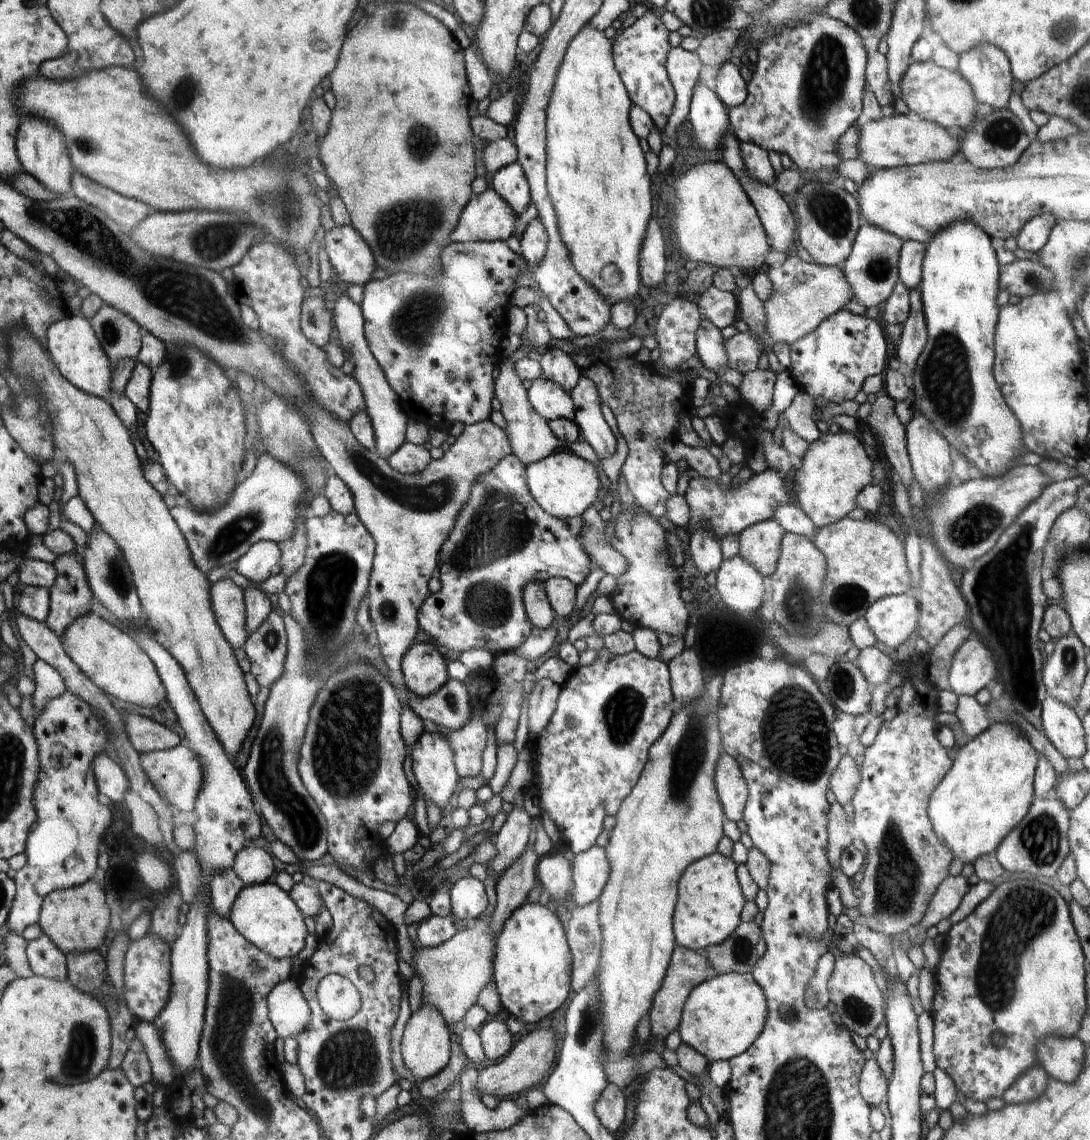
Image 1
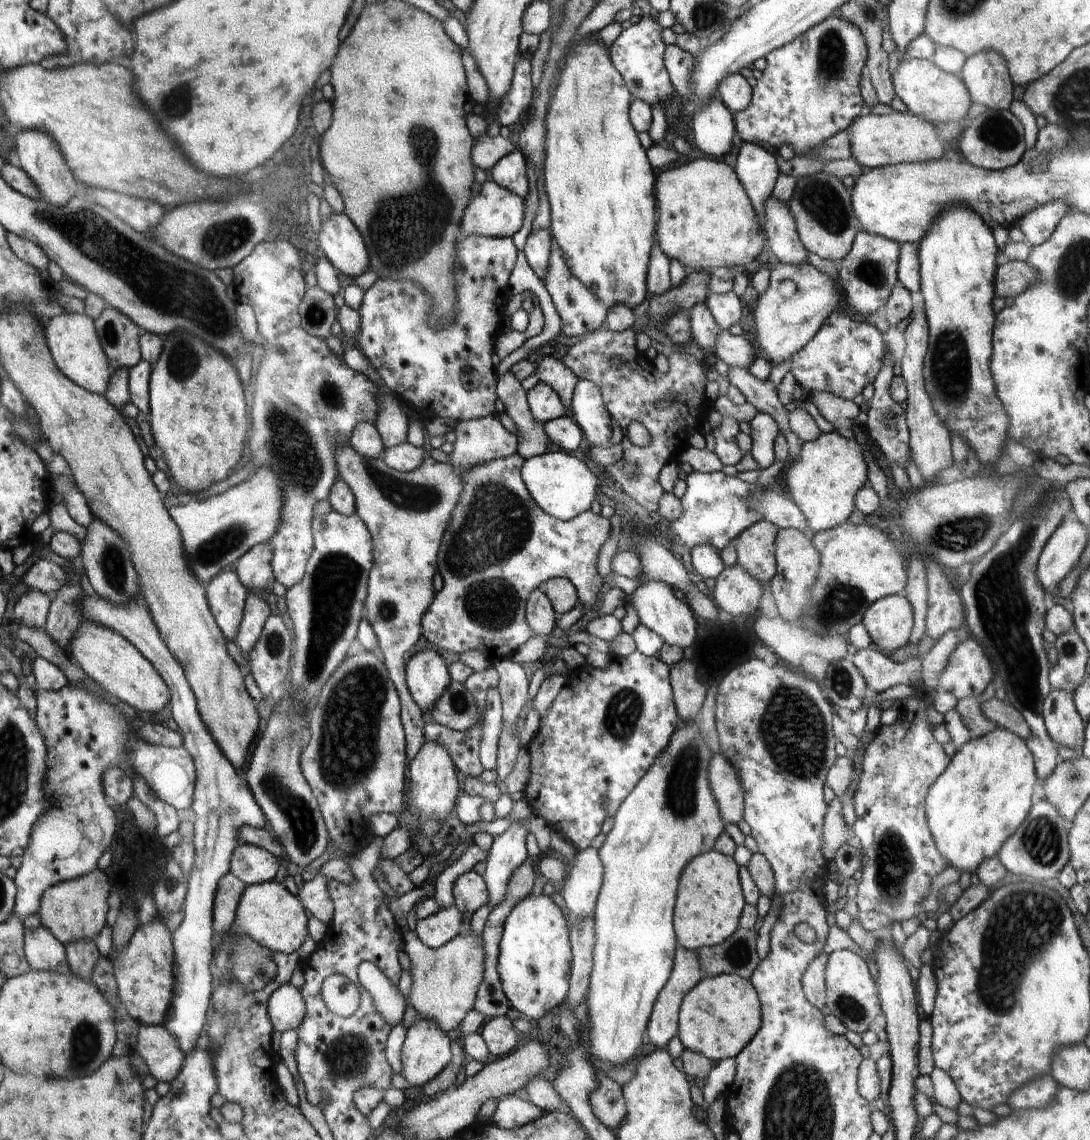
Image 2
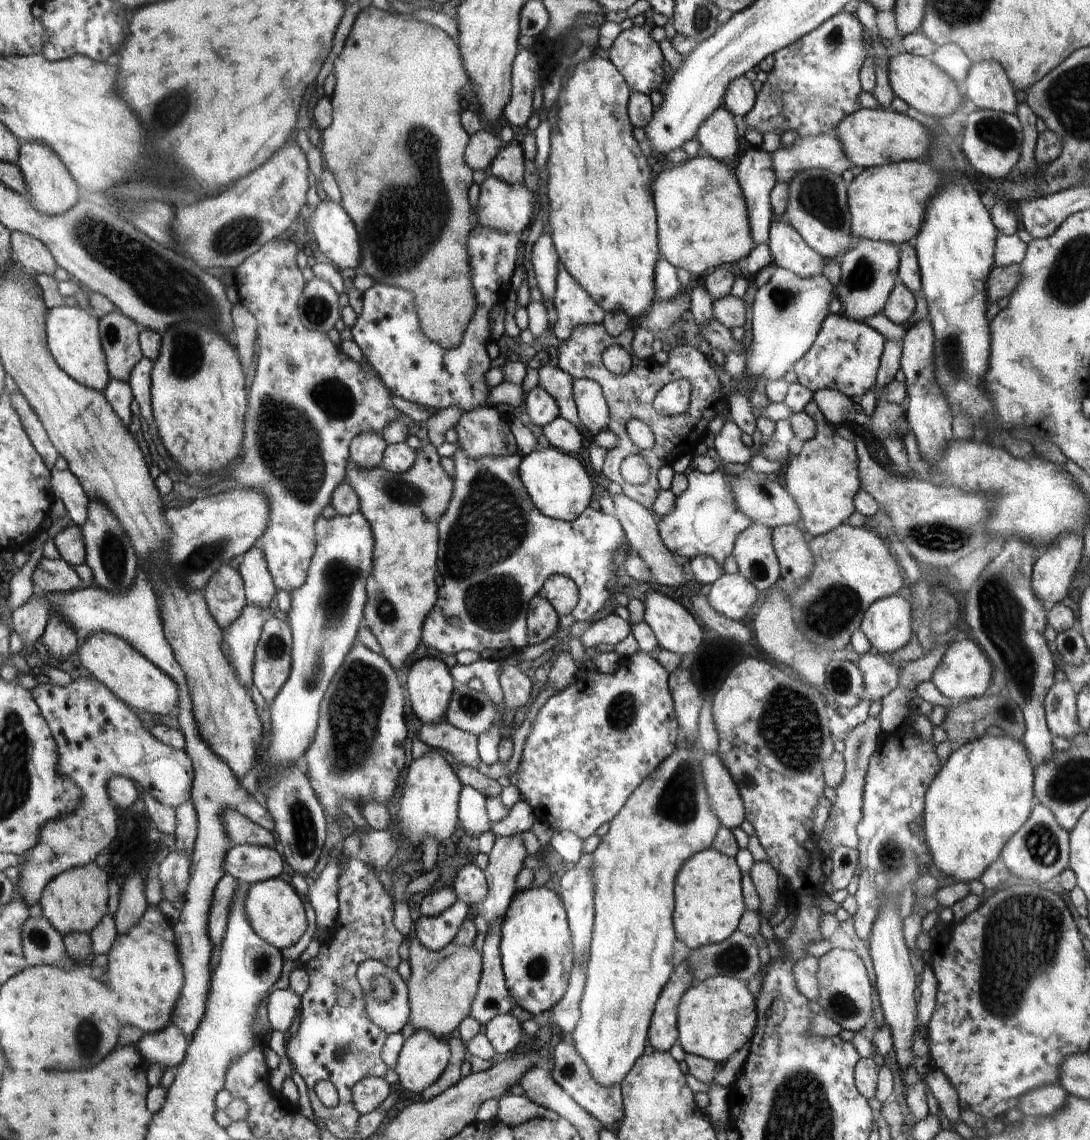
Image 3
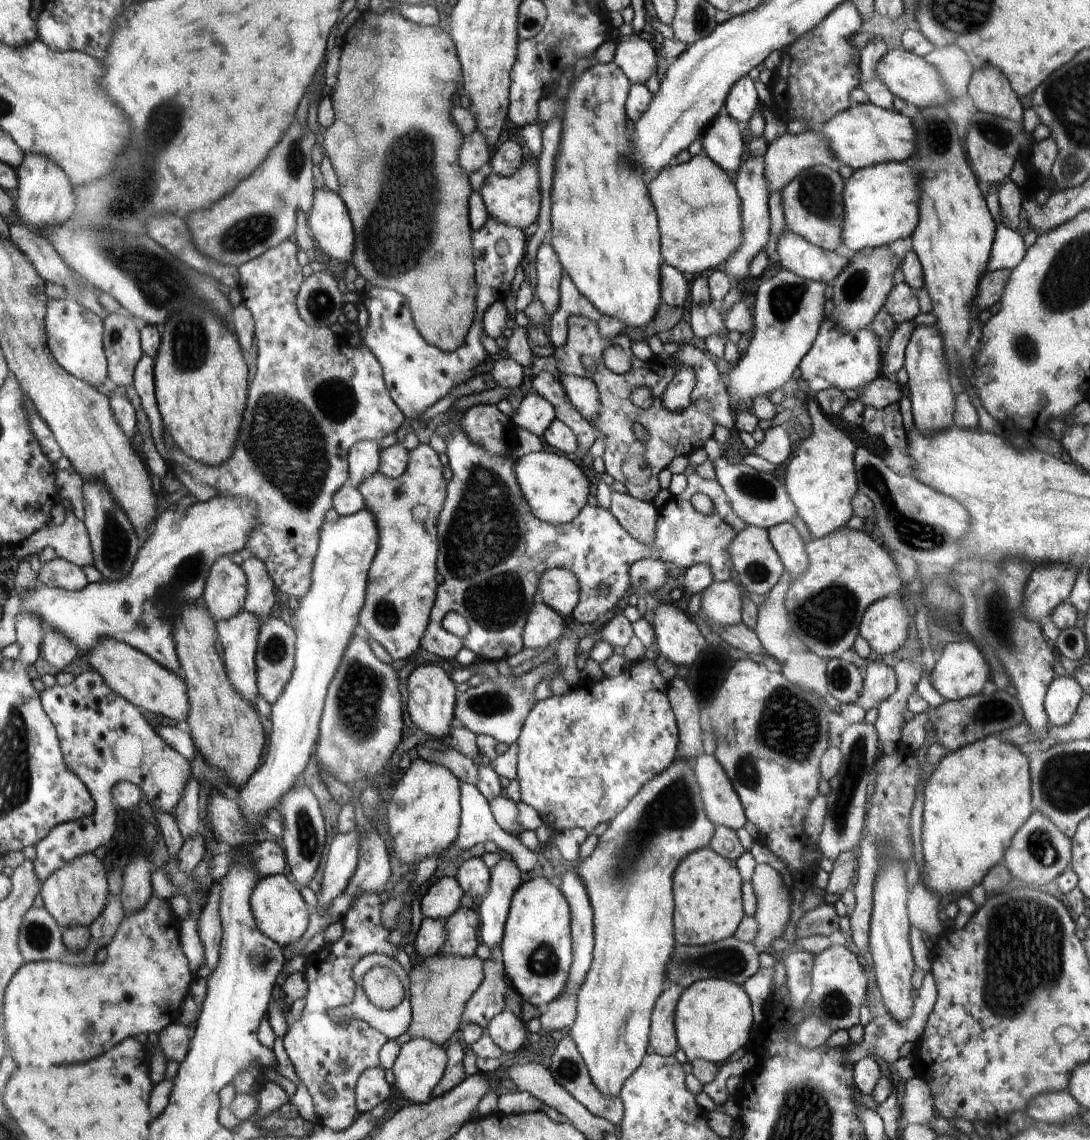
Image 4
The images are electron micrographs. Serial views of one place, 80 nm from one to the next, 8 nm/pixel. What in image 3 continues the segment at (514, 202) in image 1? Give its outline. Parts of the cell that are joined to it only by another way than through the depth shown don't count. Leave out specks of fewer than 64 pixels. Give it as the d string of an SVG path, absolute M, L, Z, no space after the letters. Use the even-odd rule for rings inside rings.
M507 144L490 165L490 174L508 184L522 184L524 181L524 152L521 145Z

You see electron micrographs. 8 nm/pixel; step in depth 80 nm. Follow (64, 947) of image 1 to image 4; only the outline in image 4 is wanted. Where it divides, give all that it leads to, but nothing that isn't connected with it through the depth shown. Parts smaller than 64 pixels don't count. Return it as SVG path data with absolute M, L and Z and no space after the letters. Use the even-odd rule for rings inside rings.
M94 853L80 858L56 871L41 888L41 896L50 914L56 918L62 928L70 926L87 927L92 924L106 906L108 900L108 882L106 870Z

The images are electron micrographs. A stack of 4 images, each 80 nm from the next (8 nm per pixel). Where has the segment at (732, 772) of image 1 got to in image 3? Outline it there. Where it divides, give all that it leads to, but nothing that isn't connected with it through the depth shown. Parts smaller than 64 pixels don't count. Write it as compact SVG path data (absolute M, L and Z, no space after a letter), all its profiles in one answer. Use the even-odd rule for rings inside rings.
M717 753L703 756L703 779L711 802L711 809L724 827L732 829L744 820L743 800L730 771Z

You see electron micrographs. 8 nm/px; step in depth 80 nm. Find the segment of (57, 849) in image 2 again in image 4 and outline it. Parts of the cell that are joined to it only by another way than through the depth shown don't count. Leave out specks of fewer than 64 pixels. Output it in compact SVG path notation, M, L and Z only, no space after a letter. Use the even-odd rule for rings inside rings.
M94 669L82 672L68 686L57 683L47 687L41 692L41 699L58 729L68 766L87 785L95 801L95 810L90 816L55 826L36 847L35 869L43 886L56 871L112 840L116 812L110 790L114 790L116 783L132 782L144 792L152 808L173 814L193 770L191 761L154 732L138 707L116 693Z

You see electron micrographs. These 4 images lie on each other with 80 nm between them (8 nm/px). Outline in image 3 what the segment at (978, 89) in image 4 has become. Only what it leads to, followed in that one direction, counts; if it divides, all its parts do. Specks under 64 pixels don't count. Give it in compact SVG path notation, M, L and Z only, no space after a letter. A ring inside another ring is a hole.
M996 60L971 63L961 86L962 94L980 108L1015 113L1015 88L1004 67Z

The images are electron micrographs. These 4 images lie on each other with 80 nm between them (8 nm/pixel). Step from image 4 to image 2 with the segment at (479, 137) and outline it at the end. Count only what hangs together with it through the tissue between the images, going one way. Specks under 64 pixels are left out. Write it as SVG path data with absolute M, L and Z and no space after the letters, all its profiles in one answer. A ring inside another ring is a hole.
M487 134L482 136L477 144L474 144L471 152L471 160L474 167L482 170L492 170L492 167L506 155L514 151L511 139L507 139L503 134L490 138Z

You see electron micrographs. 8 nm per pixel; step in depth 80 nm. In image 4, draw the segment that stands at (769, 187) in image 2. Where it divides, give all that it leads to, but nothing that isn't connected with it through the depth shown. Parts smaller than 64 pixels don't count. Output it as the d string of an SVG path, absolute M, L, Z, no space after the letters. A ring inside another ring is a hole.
M750 155L736 170L736 184L741 198L742 219L743 219L743 242L738 251L728 259L725 273L732 280L733 285L738 285L749 274L749 265L753 258L764 250L768 244L770 234L769 219L769 184L765 177L765 160L761 156Z

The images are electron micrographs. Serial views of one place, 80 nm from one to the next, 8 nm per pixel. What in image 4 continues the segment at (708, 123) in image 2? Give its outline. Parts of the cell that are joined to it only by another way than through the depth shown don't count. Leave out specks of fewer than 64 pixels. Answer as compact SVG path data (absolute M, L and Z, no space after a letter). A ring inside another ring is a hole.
M723 110L707 126L701 142L703 154L710 157L724 170L736 173L743 163L742 152L745 142L742 142L736 121Z

